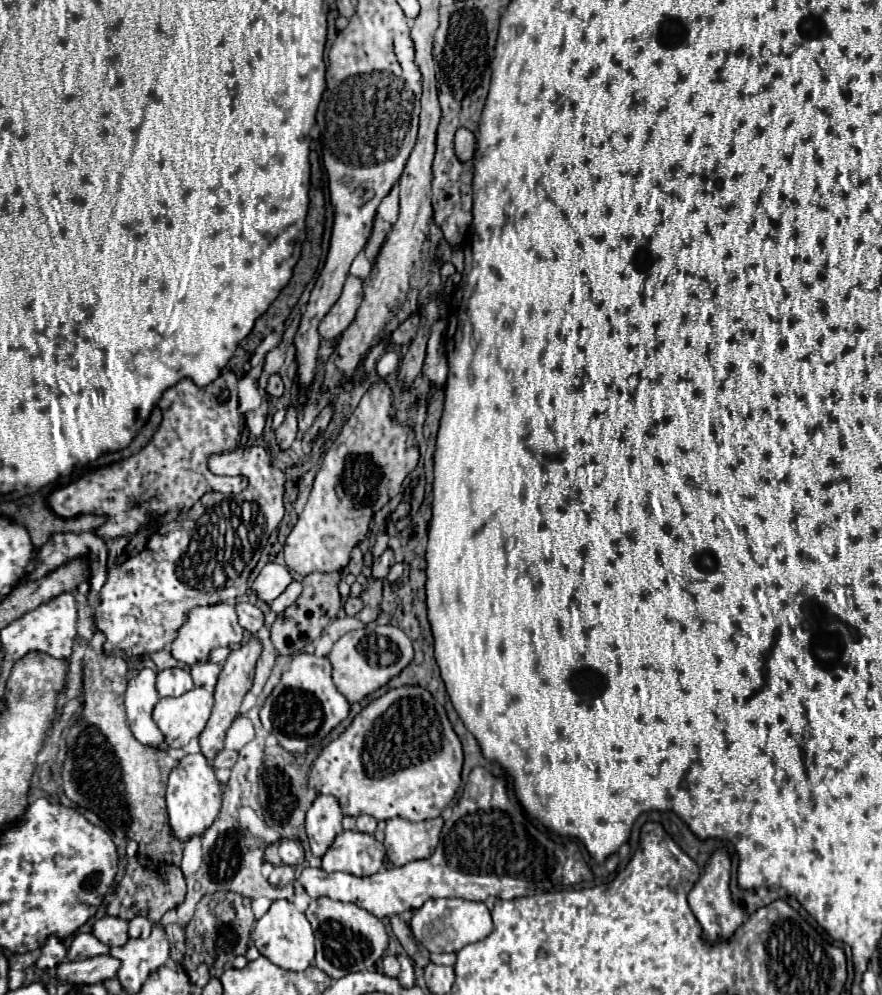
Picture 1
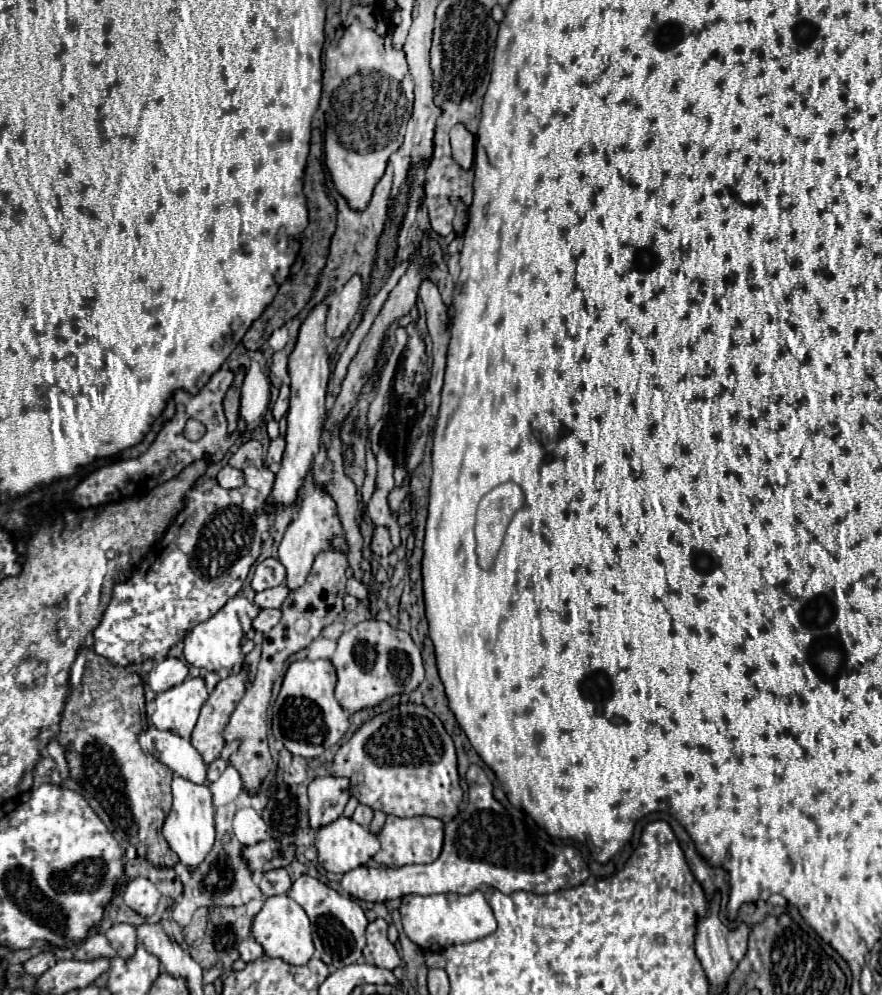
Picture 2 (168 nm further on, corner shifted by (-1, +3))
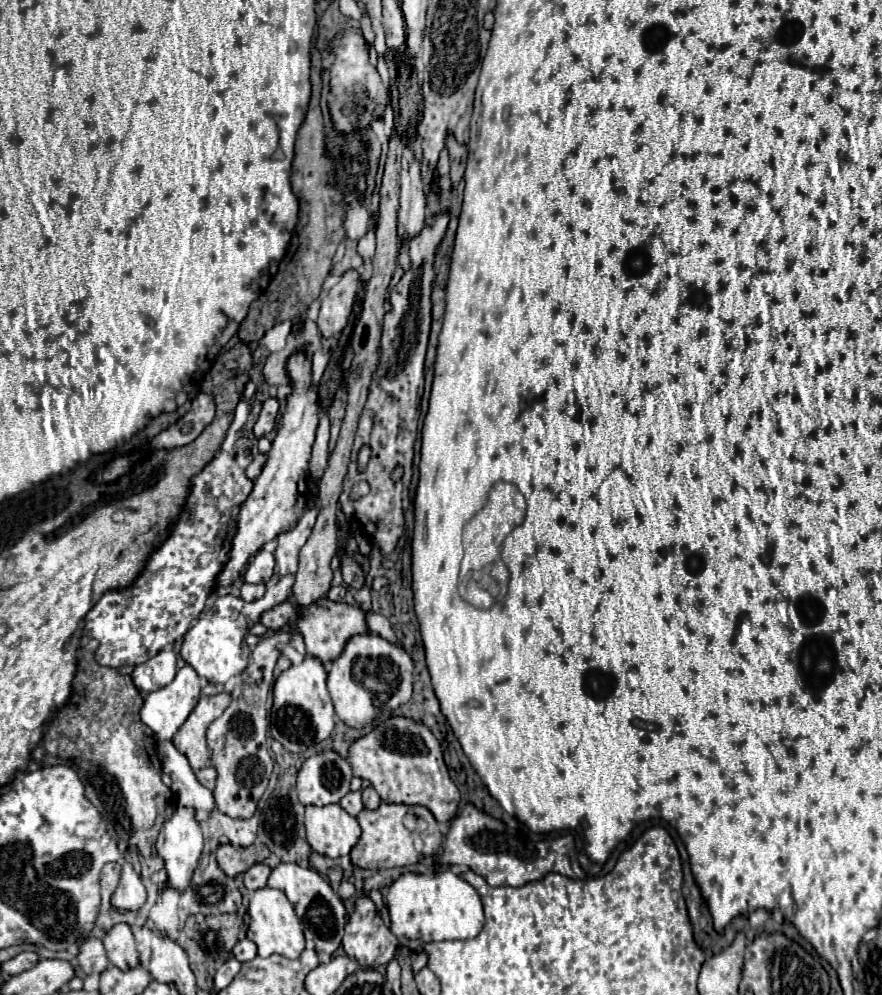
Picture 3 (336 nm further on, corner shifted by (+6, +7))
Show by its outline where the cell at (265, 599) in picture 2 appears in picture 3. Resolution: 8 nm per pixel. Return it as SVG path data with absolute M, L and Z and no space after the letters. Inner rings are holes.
M244 583L244 585L242 585L242 593L240 593L240 597L242 597L244 601L254 601L254 599L260 599L260 597L264 595L264 591L266 591L264 583L258 583L258 585Z

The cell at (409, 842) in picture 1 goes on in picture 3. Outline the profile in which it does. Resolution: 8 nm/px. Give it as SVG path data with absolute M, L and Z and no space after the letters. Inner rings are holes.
M380 803L378 809L370 811L370 809L362 809L356 819L362 827L362 835L356 843L356 847L350 851L350 859L352 859L352 865L356 867L362 867L362 869L372 869L372 871L378 871L378 869L392 869L392 867L410 867L410 865L416 865L421 858L436 855L443 844L444 836L439 831L439 835L432 829L427 829L428 839L423 840L424 835L418 833L412 833L404 827L404 818L408 811L411 811L417 816L422 818L426 822L428 827L438 826L434 815L426 809L424 806L415 805L398 805L398 803ZM416 839L422 839L422 843L416 845ZM422 847L422 851L420 851ZM428 853L428 855L426 855Z

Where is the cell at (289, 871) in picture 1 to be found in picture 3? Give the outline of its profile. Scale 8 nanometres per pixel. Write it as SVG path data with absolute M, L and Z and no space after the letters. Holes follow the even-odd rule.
M256 863L252 865L246 873L244 873L244 885L248 891L256 891L256 889L262 889L266 887L266 881L268 881L268 875L270 875L270 867L264 865L264 863Z

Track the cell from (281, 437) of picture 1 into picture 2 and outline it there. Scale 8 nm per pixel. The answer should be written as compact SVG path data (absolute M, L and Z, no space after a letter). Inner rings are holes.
M279 435L277 439L273 439L273 441L271 441L265 463L267 463L267 465L271 465L271 463L279 463L279 461L281 461L281 457L283 457L283 451L285 451L285 437L283 437L283 435Z

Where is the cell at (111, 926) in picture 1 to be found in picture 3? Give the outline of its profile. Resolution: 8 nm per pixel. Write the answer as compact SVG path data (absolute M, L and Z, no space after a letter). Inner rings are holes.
M124 923L114 925L104 937L104 947L114 967L126 971L138 965L138 951L136 951L136 943L128 925Z

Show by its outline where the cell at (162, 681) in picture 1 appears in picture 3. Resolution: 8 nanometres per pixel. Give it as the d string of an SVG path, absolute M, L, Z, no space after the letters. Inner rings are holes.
M170 647L160 651L156 657L148 659L142 665L136 665L132 673L132 681L140 691L156 691L160 687L166 687L176 675L176 655Z

